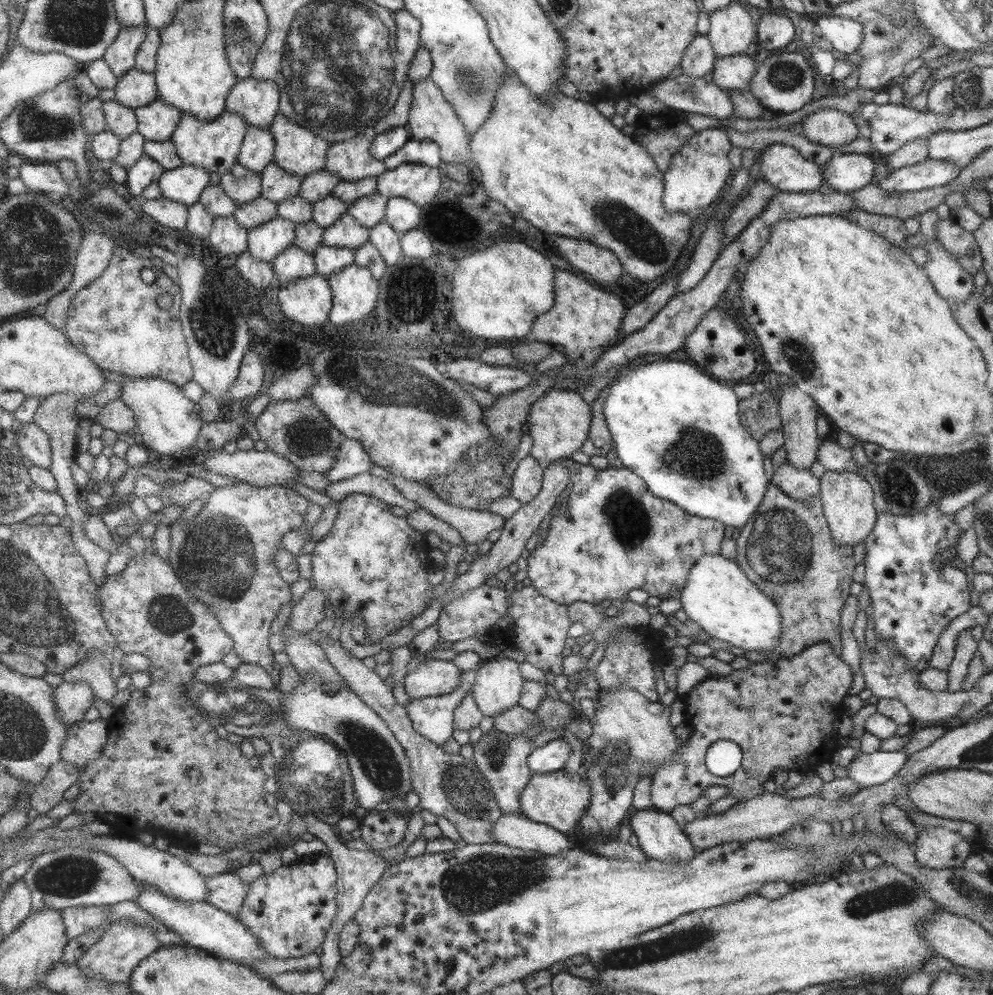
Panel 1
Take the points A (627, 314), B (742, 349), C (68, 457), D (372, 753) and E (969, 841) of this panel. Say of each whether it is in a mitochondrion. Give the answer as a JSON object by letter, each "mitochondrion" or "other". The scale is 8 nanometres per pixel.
{"A":"other","B":"other","C":"other","D":"mitochondrion","E":"other"}

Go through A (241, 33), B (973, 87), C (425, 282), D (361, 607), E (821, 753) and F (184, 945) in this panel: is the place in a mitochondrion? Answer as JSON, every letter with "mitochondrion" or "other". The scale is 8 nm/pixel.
{"A":"mitochondrion","B":"mitochondrion","C":"other","D":"other","E":"other","F":"other"}

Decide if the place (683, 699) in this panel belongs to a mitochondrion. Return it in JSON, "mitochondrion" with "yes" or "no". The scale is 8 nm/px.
{"mitochondrion":"no"}

